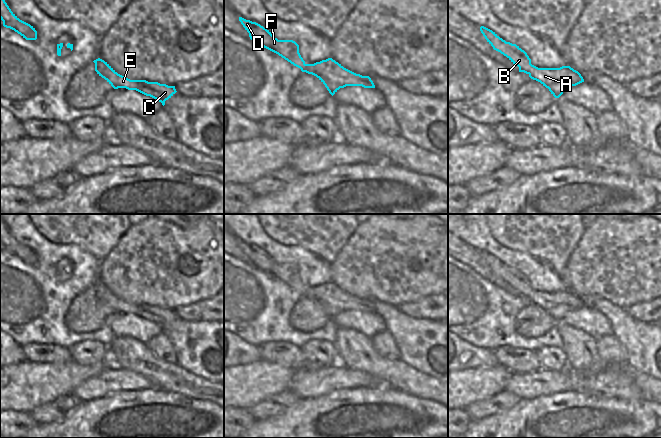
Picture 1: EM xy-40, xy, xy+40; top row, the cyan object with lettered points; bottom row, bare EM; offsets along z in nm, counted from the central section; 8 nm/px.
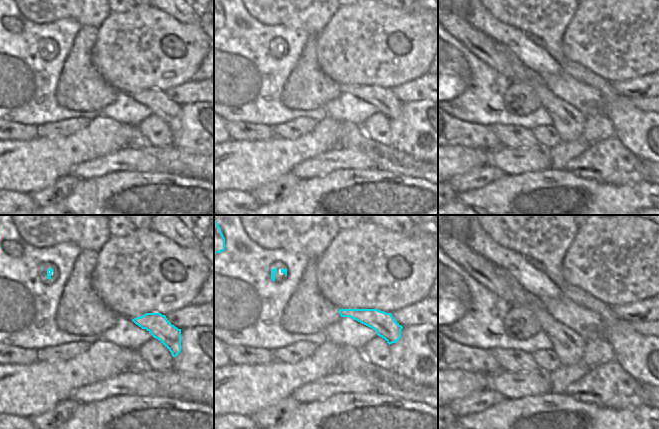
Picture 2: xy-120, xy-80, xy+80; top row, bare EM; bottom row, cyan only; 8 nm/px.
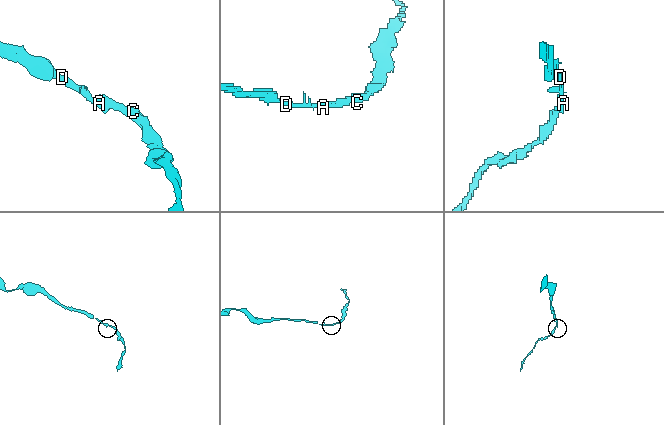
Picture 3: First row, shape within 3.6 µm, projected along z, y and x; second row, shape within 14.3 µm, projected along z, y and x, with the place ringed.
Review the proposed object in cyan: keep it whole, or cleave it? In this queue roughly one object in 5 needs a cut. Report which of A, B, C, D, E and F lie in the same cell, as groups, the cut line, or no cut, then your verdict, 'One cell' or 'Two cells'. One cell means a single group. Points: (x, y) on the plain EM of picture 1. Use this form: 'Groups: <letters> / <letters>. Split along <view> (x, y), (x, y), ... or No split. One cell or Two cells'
Groups: A B C D E F. No split. One cell.

